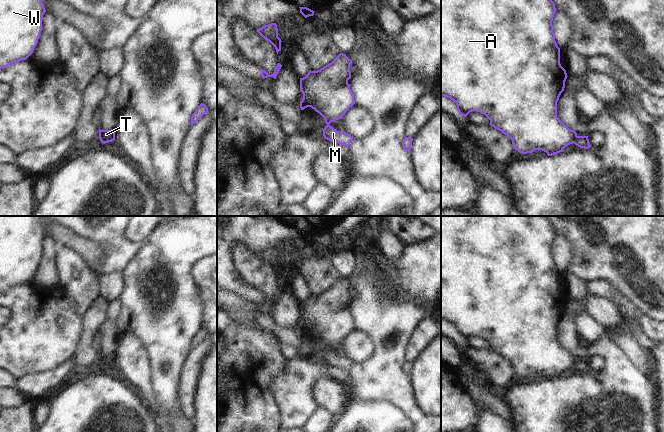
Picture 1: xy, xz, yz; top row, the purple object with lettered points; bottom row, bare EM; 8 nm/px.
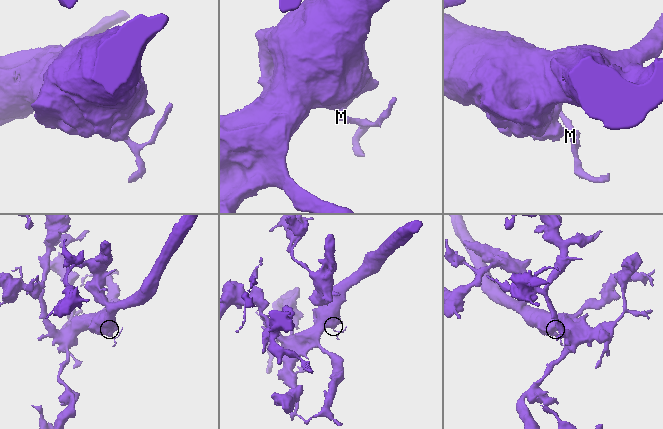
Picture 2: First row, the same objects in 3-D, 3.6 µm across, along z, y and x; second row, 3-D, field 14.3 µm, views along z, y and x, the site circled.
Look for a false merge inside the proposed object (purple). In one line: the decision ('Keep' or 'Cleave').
Cleave.

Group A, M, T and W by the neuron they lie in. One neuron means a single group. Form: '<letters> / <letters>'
A T W / M

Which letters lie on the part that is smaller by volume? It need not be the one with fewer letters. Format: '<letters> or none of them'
M.

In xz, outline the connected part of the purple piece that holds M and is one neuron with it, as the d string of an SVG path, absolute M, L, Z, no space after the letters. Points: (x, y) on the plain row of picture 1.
M327 349L323 354L323 360L325 363L331 366L337 366L343 370L348 371L353 364L353 361L346 356L338 356L332 350Z

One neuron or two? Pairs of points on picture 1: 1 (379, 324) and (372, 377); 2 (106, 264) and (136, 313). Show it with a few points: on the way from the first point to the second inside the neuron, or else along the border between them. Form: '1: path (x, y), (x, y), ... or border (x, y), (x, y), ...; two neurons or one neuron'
1: path (379, 337), (379, 364); one neuron
2: border (135, 254), (120, 272); two neurons

